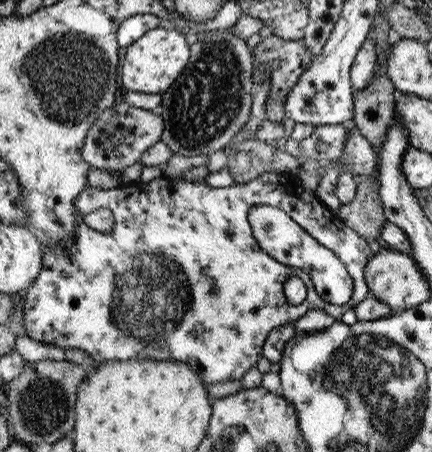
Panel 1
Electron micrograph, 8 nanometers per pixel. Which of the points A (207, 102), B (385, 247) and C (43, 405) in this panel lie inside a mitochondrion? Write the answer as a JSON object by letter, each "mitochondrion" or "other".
{"A":"mitochondrion","B":"other","C":"mitochondrion"}

